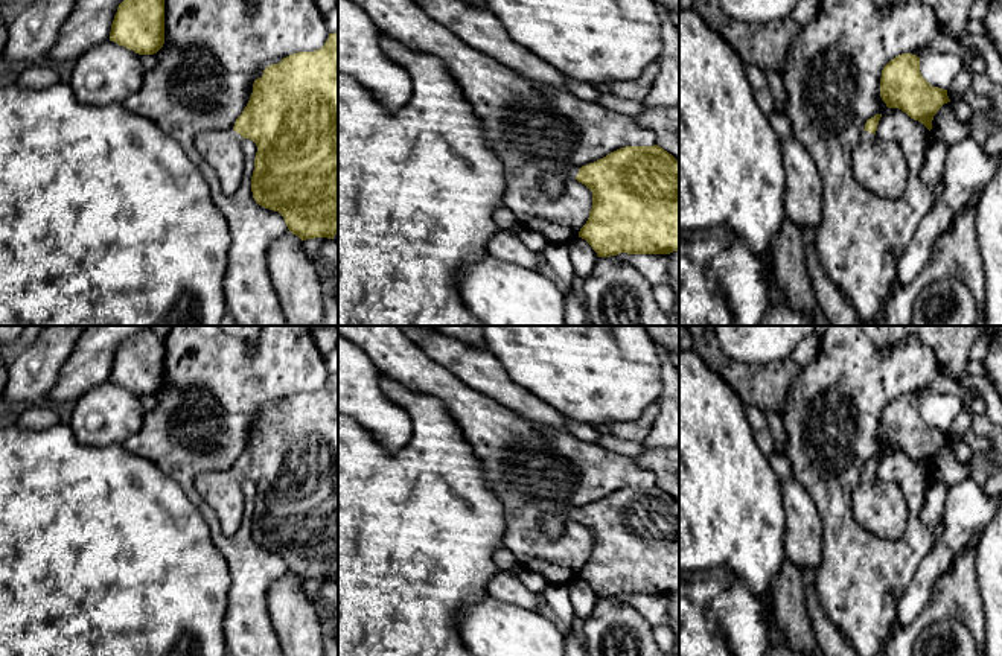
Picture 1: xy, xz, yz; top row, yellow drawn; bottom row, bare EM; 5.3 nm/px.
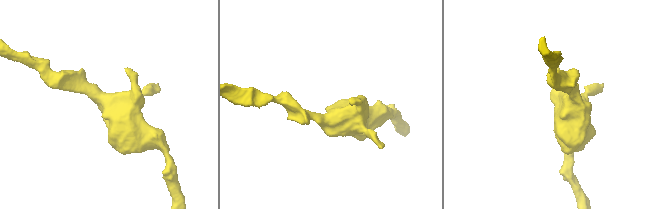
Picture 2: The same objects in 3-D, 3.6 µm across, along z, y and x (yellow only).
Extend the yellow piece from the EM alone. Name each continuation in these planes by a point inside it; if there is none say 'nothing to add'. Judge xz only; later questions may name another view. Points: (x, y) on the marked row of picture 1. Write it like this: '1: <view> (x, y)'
1: xz (553, 183)

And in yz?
1: yz (879, 166)

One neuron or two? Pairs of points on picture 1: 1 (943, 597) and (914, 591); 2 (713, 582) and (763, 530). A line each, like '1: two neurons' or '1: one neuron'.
1: two neurons
2: two neurons

